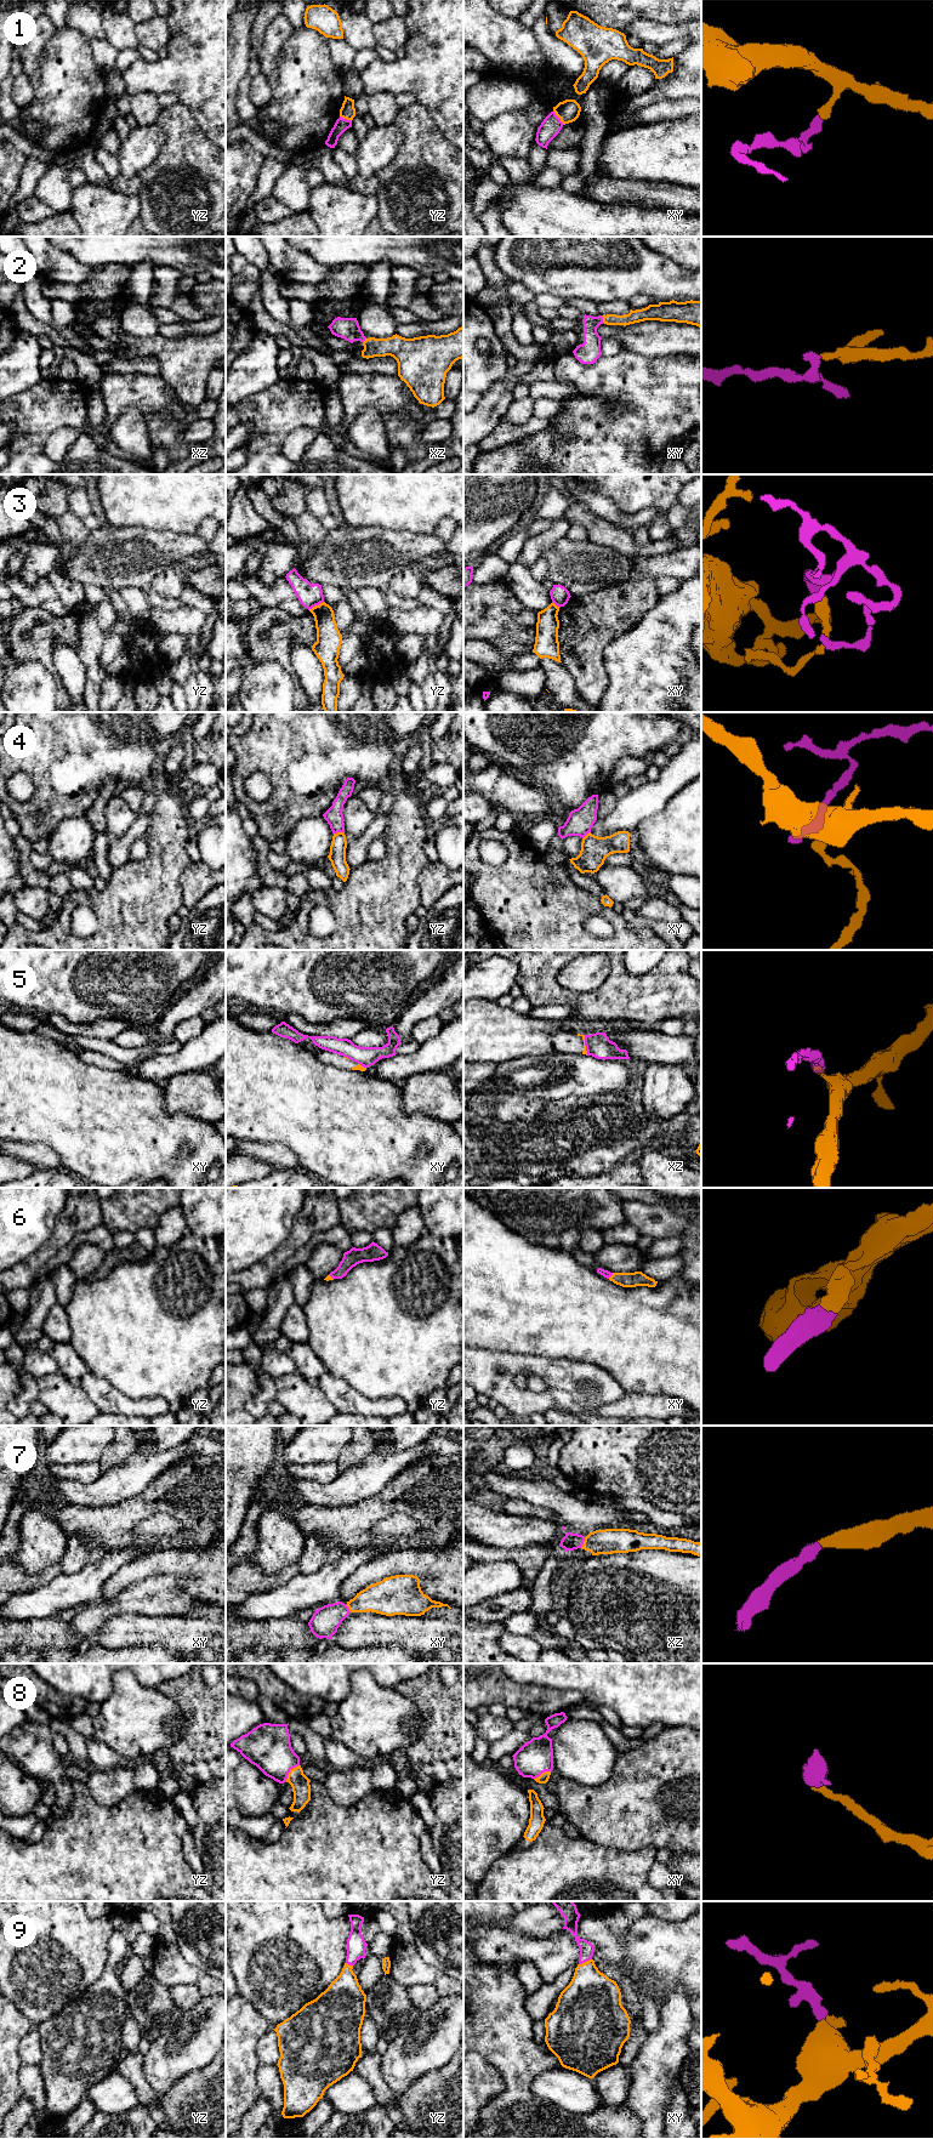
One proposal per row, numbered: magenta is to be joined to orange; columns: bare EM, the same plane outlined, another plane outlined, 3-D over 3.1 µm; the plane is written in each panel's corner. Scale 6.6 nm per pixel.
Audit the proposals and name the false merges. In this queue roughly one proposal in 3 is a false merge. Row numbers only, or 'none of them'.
1, 3, 4, 5

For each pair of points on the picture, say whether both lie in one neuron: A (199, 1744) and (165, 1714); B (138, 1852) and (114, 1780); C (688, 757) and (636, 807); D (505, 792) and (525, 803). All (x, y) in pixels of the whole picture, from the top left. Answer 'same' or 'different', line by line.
A: different
B: different
C: same
D: same

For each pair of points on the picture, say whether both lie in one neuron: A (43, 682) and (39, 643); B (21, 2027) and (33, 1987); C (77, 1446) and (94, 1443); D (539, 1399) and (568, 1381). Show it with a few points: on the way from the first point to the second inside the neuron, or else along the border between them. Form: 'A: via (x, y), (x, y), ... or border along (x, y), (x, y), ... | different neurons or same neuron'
A: border along (12, 654), (18, 663), (38, 660), (56, 686) | different neurons
B: border along (12, 2001), (32, 2027) | different neurons
C: via (80, 1443), (90, 1443) | same neuron
D: via (546, 1393), (561, 1381) | same neuron

